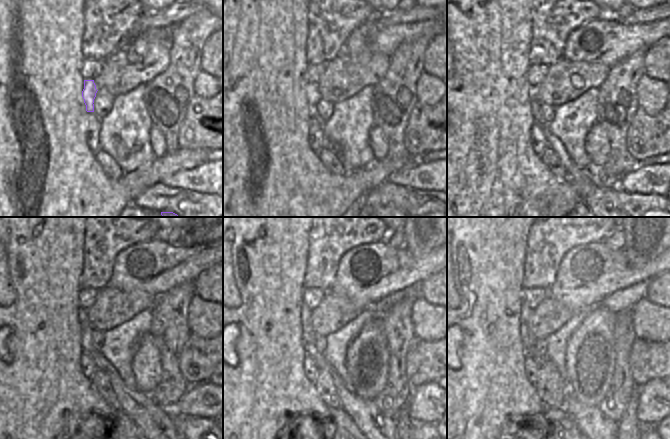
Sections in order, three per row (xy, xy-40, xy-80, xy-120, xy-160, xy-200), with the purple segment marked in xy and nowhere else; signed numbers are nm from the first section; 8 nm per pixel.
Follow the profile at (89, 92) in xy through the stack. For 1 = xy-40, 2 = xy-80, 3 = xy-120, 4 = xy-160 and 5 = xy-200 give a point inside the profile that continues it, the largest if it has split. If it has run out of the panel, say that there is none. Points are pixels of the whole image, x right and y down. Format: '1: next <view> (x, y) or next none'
1: next xy-40 (312, 94)
2: next xy-80 (599, 195)
3: next xy-120 (152, 420)
4: next xy-160 (365, 414)
5: next xy-200 (589, 419)

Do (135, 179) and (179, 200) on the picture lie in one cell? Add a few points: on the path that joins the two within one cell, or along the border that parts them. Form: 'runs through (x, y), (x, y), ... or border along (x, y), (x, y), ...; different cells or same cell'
border along (161, 181), (147, 187), (133, 201); different cells

